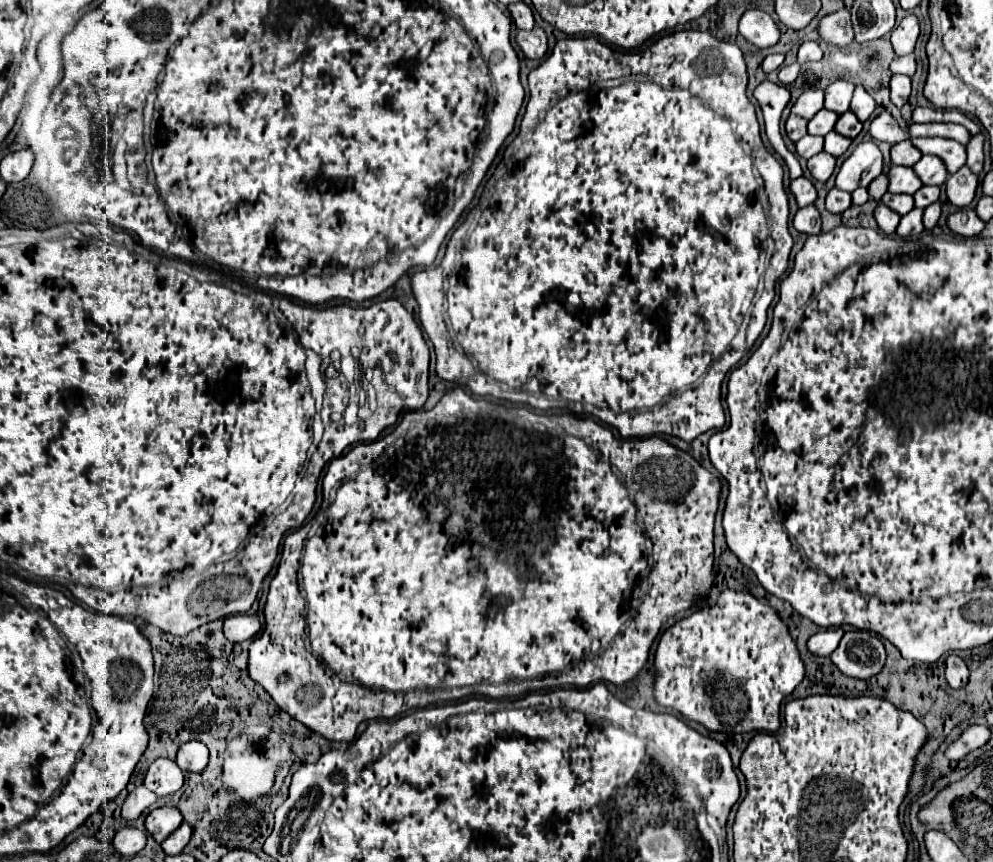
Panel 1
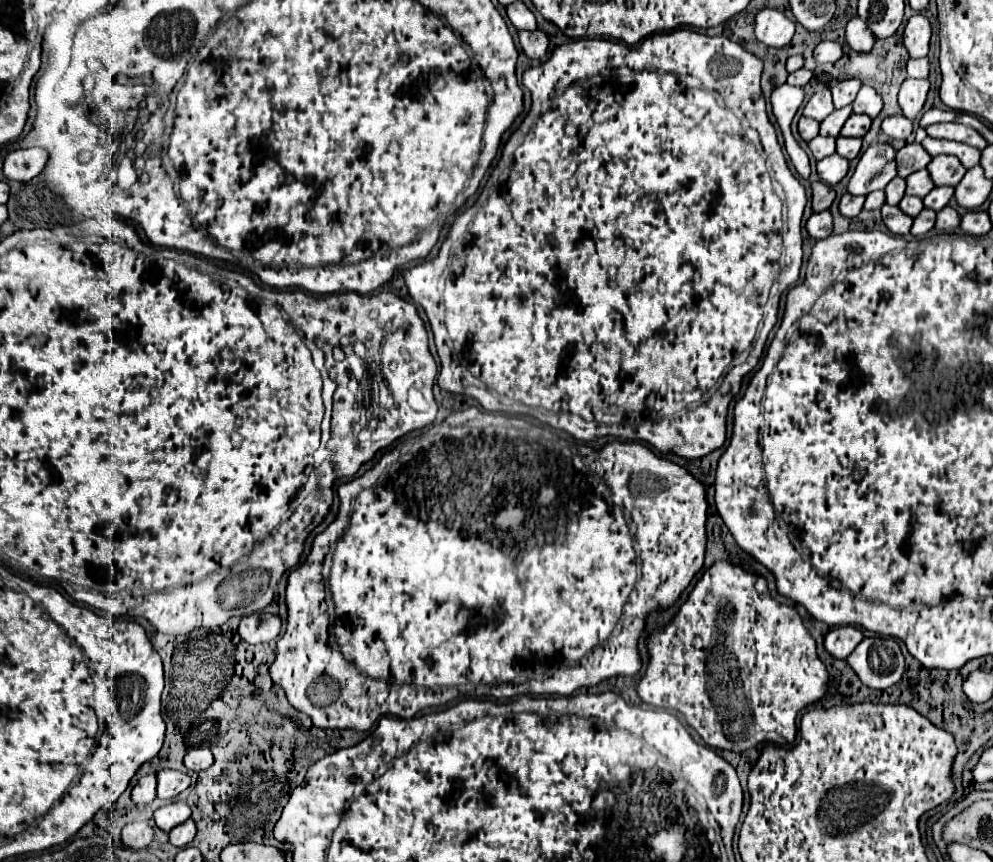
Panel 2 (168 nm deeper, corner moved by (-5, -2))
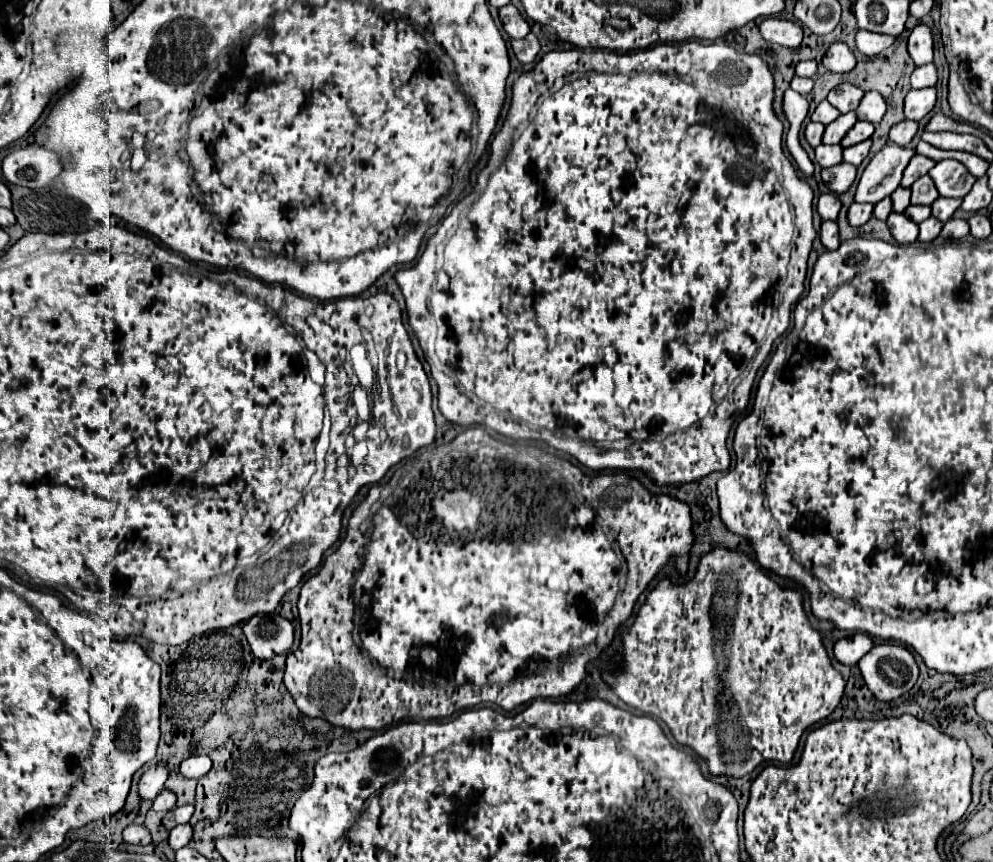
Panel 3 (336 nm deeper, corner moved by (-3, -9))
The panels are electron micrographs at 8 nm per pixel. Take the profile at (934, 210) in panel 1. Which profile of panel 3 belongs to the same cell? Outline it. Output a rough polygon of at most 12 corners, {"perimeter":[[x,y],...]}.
{"perimeter":[[959,218],[943,224],[943,238],[965,238],[969,224]]}

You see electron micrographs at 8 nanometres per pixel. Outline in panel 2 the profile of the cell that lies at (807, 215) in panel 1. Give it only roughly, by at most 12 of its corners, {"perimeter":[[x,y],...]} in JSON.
{"perimeter":[[829,211],[813,213],[807,231],[815,239],[833,233],[833,217]]}

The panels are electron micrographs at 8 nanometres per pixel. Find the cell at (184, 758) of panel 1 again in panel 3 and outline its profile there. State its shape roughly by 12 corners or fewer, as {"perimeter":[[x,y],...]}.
{"perimeter":[[209,756],[181,762],[185,778],[201,778],[211,770]]}

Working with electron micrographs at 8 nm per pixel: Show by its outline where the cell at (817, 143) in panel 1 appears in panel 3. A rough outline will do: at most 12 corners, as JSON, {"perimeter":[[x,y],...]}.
{"perimeter":[[819,144],[815,160],[821,168],[839,164],[841,146]]}

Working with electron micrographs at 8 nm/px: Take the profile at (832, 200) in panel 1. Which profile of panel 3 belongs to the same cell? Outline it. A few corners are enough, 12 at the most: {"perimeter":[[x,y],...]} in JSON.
{"perimeter":[[873,204],[849,206],[847,220],[851,226],[863,226],[873,214]]}

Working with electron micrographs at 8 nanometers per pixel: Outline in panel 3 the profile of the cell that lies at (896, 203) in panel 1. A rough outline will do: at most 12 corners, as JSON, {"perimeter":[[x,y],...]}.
{"perimeter":[[907,206],[903,214],[915,224],[931,216],[929,206]]}

